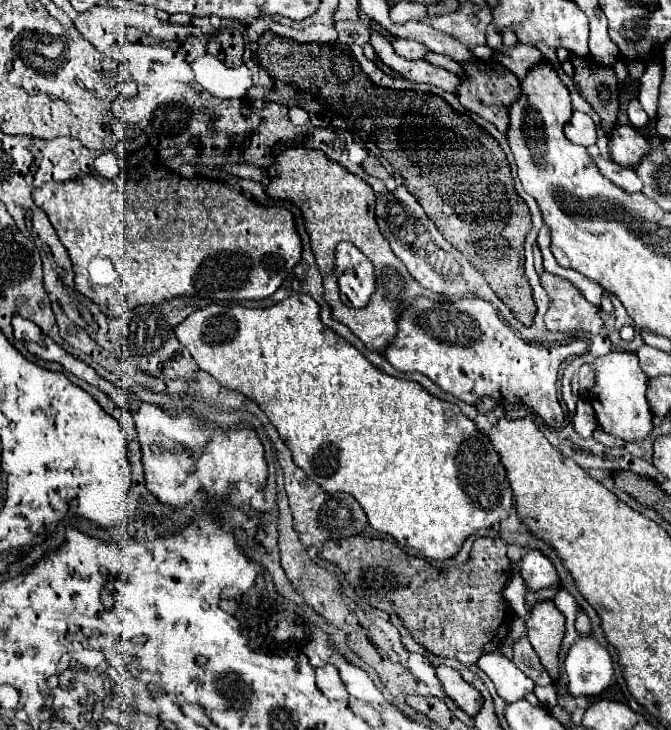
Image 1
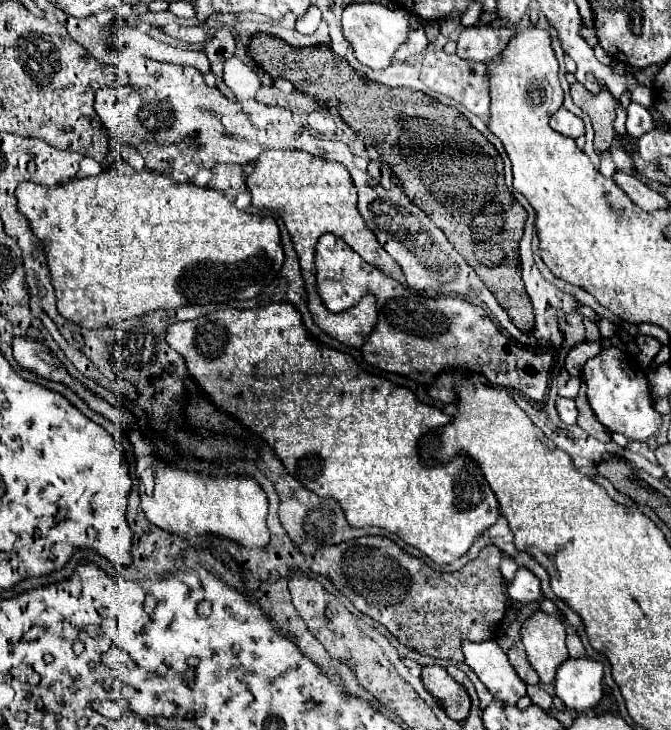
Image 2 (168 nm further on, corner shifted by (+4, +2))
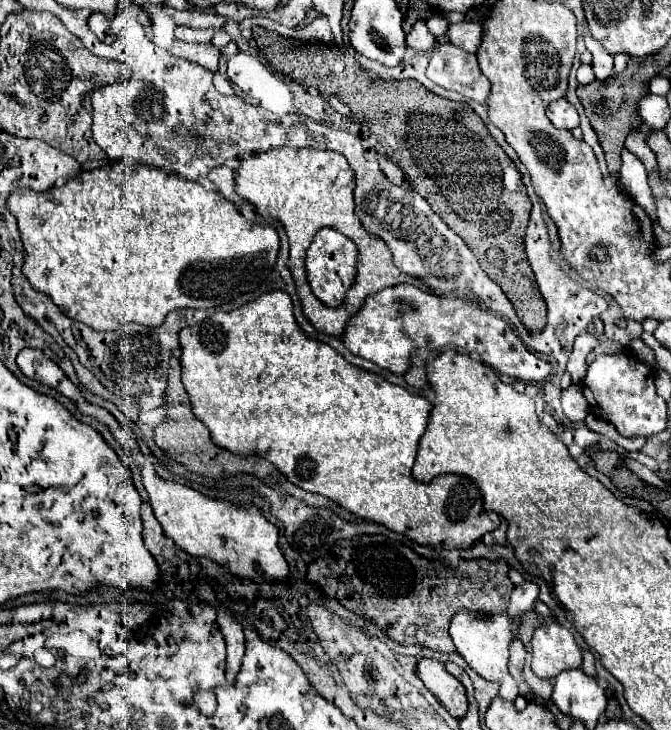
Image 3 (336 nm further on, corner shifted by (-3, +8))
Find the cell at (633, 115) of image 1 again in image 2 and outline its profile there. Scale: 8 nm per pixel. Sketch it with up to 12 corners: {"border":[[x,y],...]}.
{"border":[[631,102],[627,134],[637,140],[653,128],[647,108]]}

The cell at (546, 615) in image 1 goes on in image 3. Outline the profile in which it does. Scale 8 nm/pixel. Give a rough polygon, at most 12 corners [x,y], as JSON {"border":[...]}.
{"border":[[542,624],[532,638],[532,670],[556,678],[582,664],[570,630]]}

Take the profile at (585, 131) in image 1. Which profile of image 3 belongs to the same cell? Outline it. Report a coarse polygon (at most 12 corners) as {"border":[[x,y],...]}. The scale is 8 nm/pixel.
{"border":[[566,98],[550,102],[546,116],[556,128],[580,124],[576,108]]}

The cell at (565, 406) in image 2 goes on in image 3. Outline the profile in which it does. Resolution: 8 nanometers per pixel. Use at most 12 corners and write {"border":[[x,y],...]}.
{"border":[[578,384],[562,390],[564,414],[574,422],[582,422],[588,404]]}

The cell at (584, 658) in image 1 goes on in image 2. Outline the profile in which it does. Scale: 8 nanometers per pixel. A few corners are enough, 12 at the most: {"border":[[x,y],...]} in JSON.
{"border":[[567,658],[555,696],[577,712],[603,696],[603,664]]}

